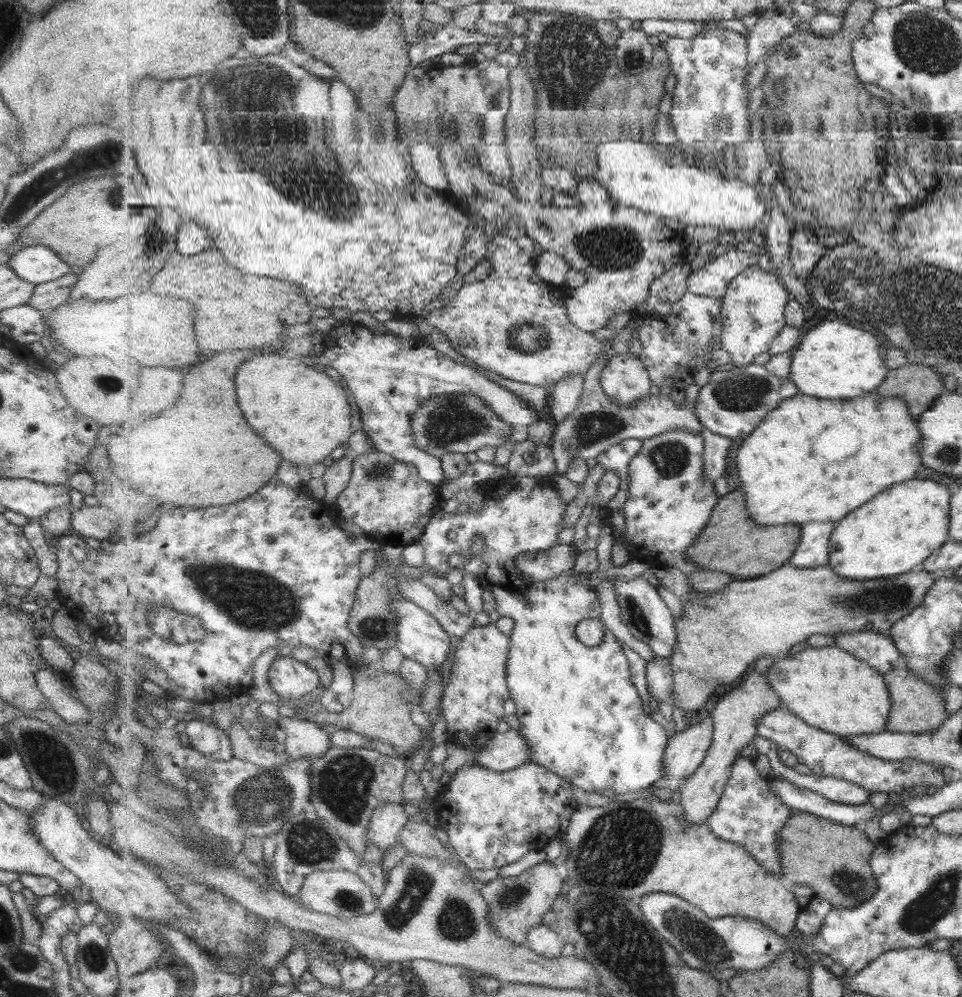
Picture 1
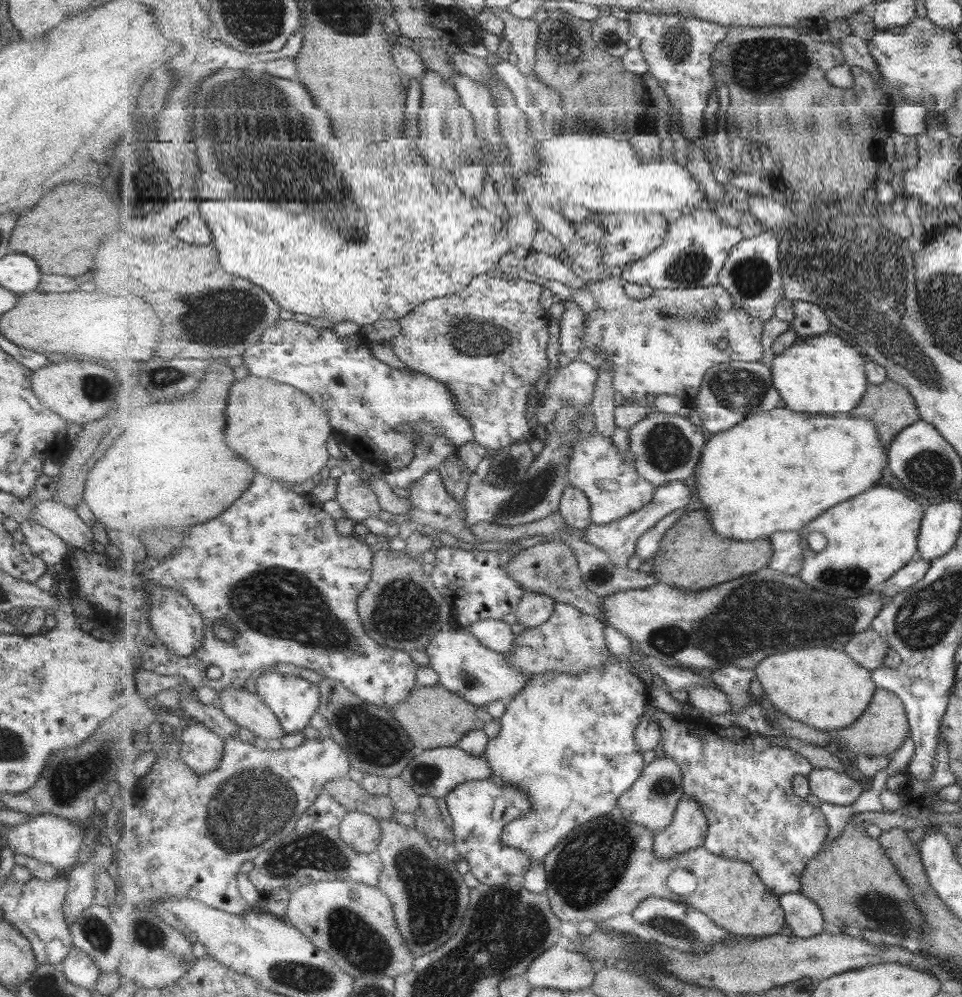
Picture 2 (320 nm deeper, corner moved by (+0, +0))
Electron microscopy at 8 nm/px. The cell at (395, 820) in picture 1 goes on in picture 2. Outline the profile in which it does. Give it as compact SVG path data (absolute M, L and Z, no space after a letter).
M348 811L340 824L340 833L341 838L357 852L374 853L382 846L379 819L365 812Z

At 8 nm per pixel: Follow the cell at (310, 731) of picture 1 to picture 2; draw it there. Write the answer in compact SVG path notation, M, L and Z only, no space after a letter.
M229 687L219 693L218 705L231 720L256 737L279 740L286 734L279 717L258 693L243 687Z

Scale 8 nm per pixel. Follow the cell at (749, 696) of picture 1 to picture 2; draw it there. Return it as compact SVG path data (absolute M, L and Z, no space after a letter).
M683 796L672 824L659 831L654 838L654 853L659 858L672 858L681 852L704 846L709 830L708 818L700 802Z

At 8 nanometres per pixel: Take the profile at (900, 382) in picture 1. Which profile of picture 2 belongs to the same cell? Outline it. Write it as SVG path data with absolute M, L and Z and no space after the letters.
M889 378L883 384L870 384L868 393L851 414L875 423L885 446L920 418L913 395Z

